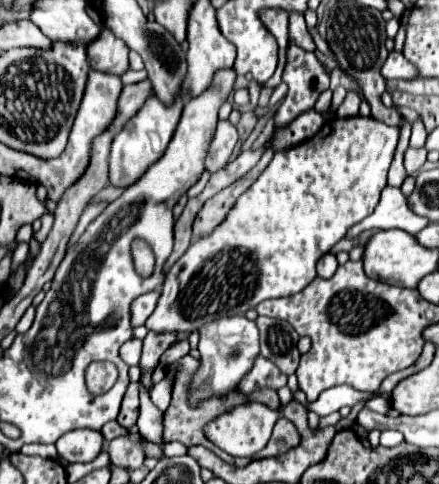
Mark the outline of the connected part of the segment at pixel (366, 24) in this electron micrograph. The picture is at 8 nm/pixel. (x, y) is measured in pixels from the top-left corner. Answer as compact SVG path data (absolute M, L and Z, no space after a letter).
M336 2L330 10L328 10L328 36L326 42L330 46L330 50L334 52L340 70L358 82L362 96L368 100L368 104L372 106L372 118L390 124L390 126L400 126L400 140L398 140L398 148L388 172L388 184L390 186L402 186L404 178L406 178L406 170L404 170L404 152L408 148L408 140L410 140L410 122L406 122L402 118L402 114L396 108L386 108L380 102L380 94L386 90L386 80L380 74L382 64L386 62L388 50L384 46L386 42L386 32L384 32L384 18L380 16L378 10L360 6L358 2Z

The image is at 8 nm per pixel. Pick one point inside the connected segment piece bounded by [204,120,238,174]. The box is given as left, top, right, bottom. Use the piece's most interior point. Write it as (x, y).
(225, 139)

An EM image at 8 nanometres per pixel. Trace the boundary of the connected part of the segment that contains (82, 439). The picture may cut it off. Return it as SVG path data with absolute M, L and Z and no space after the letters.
M74 430L58 438L56 450L68 462L90 462L102 450L104 438L96 430Z

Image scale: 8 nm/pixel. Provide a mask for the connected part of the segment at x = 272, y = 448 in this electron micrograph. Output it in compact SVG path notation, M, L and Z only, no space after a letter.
M282 418L280 422L276 422L272 438L268 440L268 446L258 456L254 456L254 458L278 456L278 454L284 454L290 448L296 448L298 444L300 444L300 440L298 440L296 428L290 422L286 422L286 418Z

